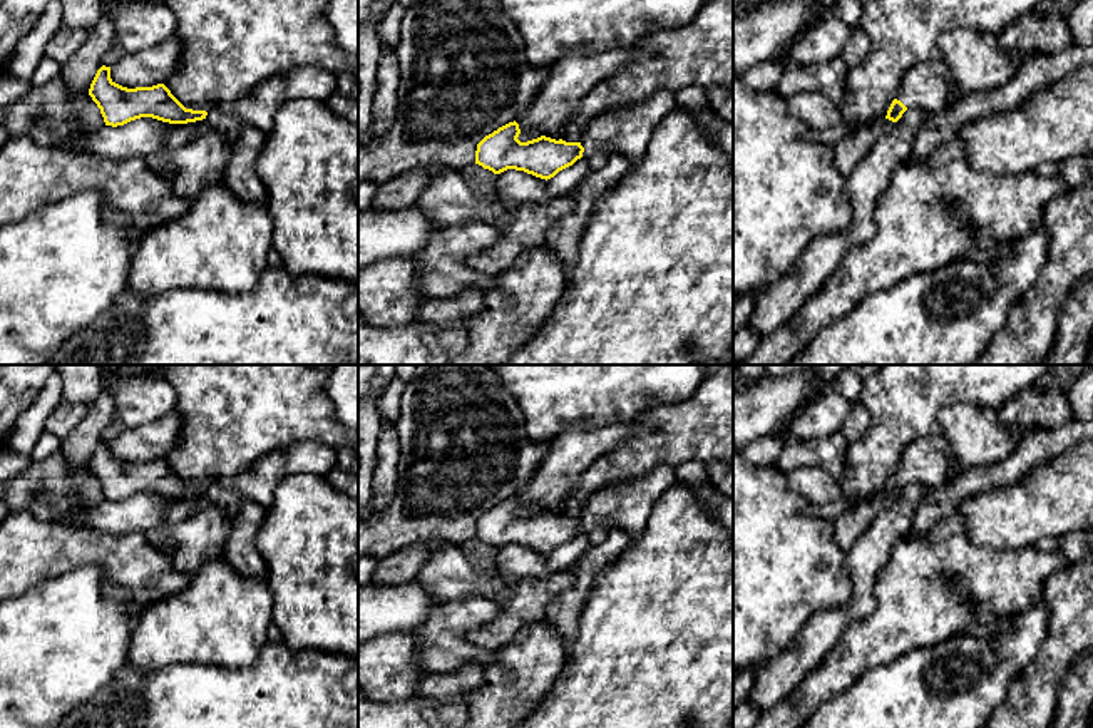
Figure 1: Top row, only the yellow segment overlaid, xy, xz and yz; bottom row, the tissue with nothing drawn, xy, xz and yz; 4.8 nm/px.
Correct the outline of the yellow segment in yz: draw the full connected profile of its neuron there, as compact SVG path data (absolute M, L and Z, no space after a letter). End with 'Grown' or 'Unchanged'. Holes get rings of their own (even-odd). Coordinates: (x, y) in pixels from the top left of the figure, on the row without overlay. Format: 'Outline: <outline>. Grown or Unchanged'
Outline: M944 435L921 437L902 454L885 494L897 497L907 484L941 487L951 480L952 454Z. Grown

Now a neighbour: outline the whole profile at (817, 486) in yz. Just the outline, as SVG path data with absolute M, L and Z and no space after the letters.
M805 467L785 474L788 487L812 505L847 500L839 479L830 470Z

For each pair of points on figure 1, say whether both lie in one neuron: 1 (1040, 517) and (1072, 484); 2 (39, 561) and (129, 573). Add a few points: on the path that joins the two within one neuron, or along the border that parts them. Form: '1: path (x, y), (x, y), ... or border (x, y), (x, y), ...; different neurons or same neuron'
1: path (1048, 509), (1067, 492); same neuron
2: path (61, 553), (107, 553); same neuron

